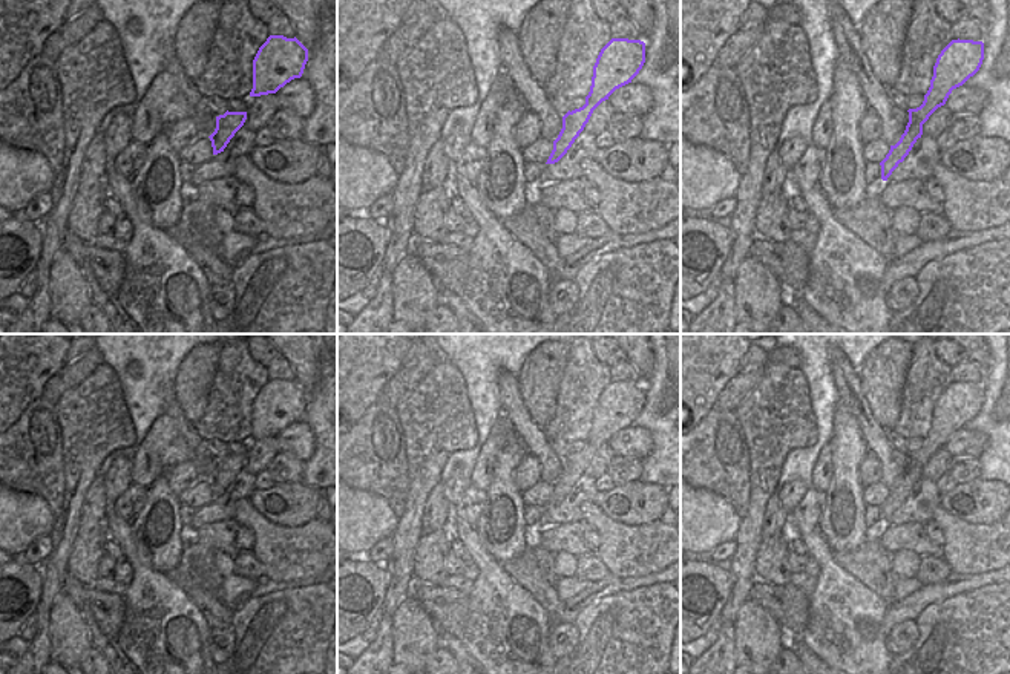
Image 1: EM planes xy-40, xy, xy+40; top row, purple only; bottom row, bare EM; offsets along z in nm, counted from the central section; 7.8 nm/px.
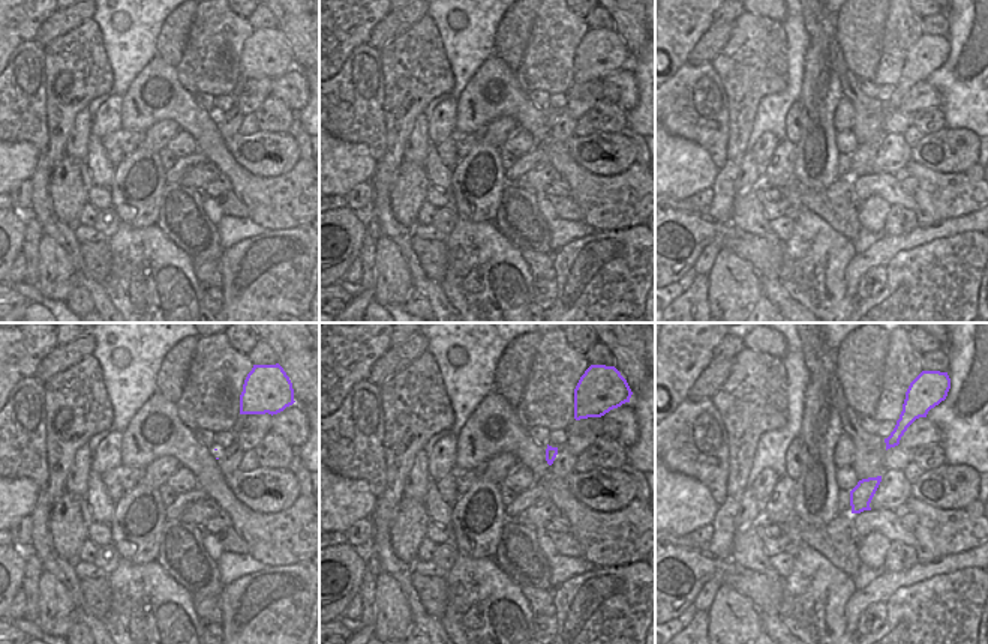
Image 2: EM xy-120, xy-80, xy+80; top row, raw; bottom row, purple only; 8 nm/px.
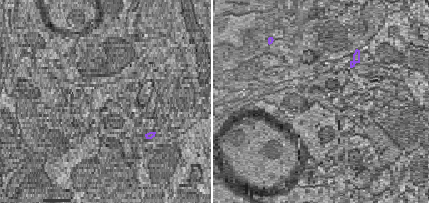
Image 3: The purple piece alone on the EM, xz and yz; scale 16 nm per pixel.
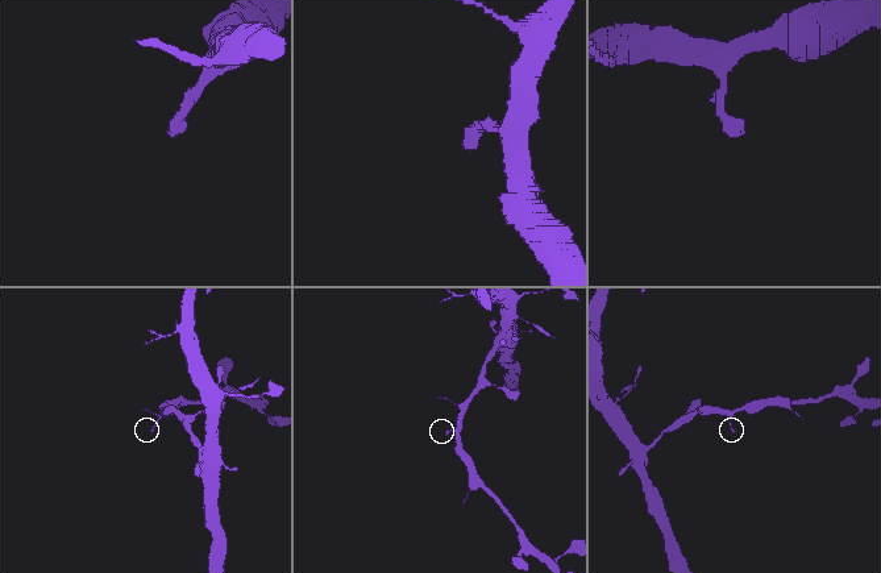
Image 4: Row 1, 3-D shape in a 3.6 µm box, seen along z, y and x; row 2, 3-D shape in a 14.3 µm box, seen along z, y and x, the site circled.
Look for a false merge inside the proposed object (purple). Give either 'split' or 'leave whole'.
leave whole

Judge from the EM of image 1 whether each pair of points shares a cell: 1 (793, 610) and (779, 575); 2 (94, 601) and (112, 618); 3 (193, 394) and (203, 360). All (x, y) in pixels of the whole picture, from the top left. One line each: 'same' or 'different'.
1: different
2: same
3: same

